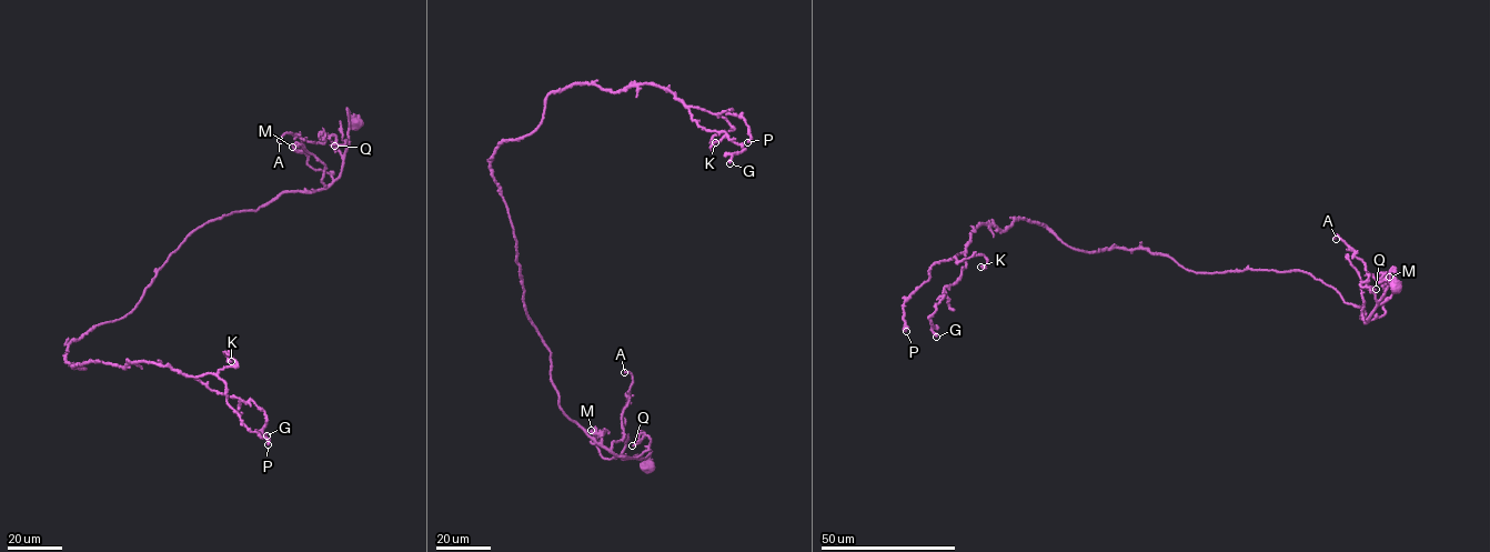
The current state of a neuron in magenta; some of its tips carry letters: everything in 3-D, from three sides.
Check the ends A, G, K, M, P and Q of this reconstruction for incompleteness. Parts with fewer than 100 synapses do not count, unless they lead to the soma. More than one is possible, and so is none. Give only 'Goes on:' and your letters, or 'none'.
Goes on: none

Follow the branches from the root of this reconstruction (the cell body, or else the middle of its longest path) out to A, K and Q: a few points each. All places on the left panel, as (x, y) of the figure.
A: (355, 122), (348, 112), (348, 144), (343, 156), (326, 133), (323, 143), (303, 140), (291, 133), (280, 140)
K: (355, 122), (336, 179), (195, 229), (133, 309), (64, 355), (198, 378), (231, 361)
Q: (355, 122), (348, 112), (346, 150), (346, 141), (334, 146)

